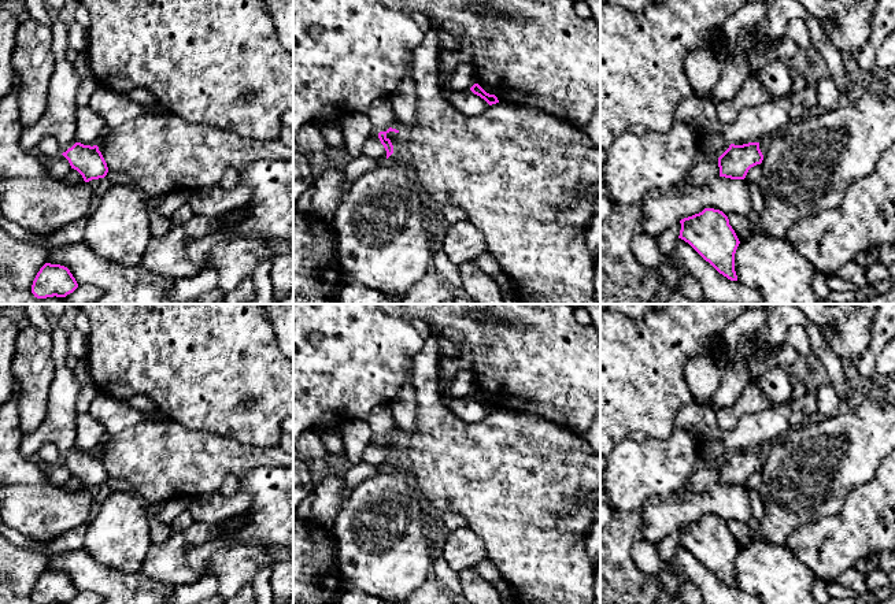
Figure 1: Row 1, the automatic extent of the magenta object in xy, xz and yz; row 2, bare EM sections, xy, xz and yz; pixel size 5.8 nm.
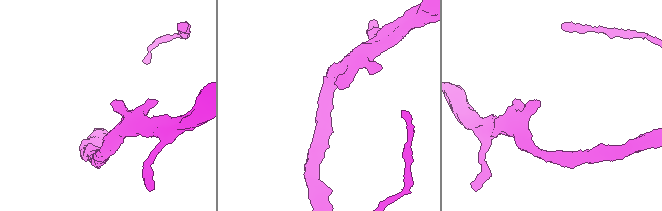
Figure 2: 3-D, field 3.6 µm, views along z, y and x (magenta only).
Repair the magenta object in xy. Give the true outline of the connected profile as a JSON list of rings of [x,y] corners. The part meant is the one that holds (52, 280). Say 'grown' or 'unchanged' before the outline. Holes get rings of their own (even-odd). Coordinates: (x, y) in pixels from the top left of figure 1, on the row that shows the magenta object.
unchanged; [[[45,263],[33,281],[32,293],[37,299],[66,297],[77,288],[78,284],[67,267]]]

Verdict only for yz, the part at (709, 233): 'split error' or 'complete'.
complete

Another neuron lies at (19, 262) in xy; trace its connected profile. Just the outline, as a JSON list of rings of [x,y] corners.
[[[0,227],[0,304],[66,304],[64,297],[37,299],[32,293],[45,256],[42,247],[15,240]]]

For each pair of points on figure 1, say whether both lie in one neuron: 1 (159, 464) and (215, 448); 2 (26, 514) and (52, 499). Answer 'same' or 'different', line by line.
1: same
2: same

